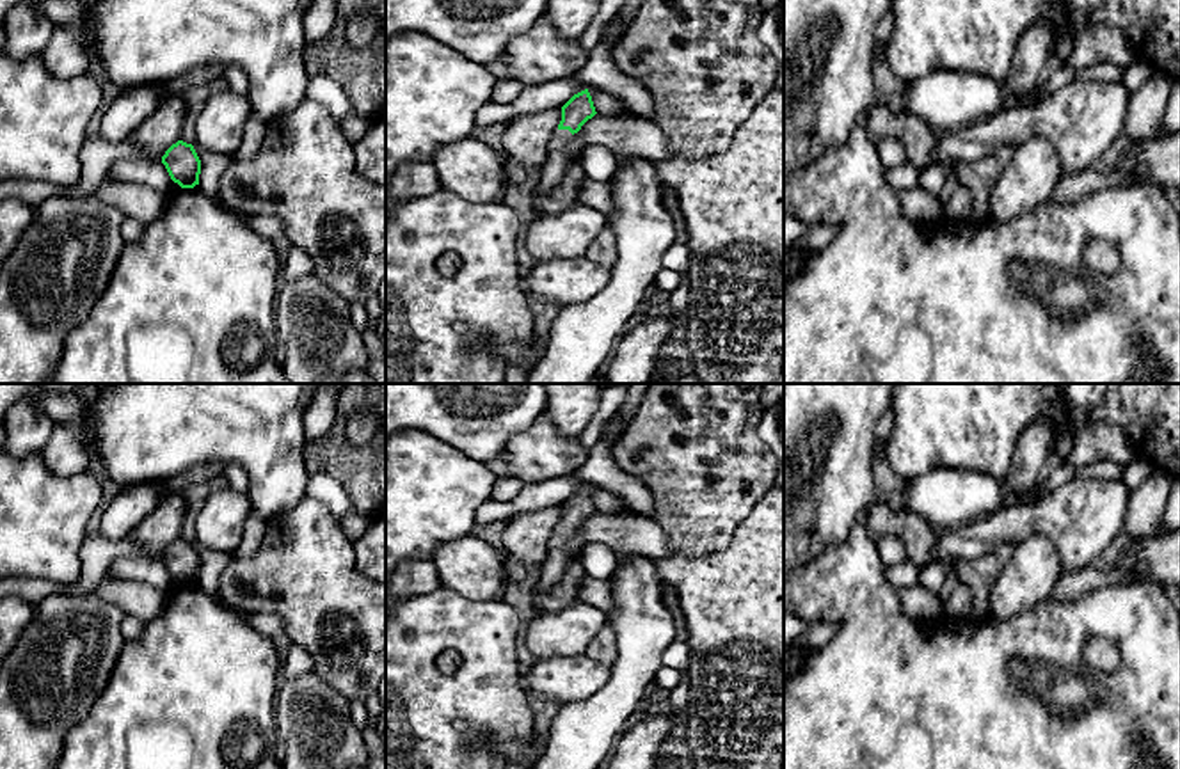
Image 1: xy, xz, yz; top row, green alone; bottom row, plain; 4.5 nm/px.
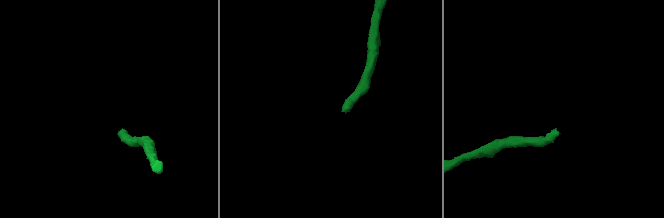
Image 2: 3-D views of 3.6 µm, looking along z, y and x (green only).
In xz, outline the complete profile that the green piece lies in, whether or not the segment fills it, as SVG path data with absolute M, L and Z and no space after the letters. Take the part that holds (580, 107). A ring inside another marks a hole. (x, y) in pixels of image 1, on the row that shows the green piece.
M588 89L574 94L562 107L562 121L558 130L553 133L547 151L547 162L540 169L540 179L535 186L535 194L531 199L533 217L542 217L542 210L538 208L538 199L544 192L551 190L556 181L563 176L563 170L572 158L565 147L574 139L574 135L581 130L581 126L595 115L595 107Z

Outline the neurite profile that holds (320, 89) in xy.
M323 75L309 76L306 99L323 105L336 123L355 114L341 87Z

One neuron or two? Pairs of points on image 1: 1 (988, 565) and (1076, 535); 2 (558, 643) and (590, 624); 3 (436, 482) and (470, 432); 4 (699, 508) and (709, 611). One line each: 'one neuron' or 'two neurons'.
1: two neurons
2: one neuron
3: two neurons
4: two neurons

